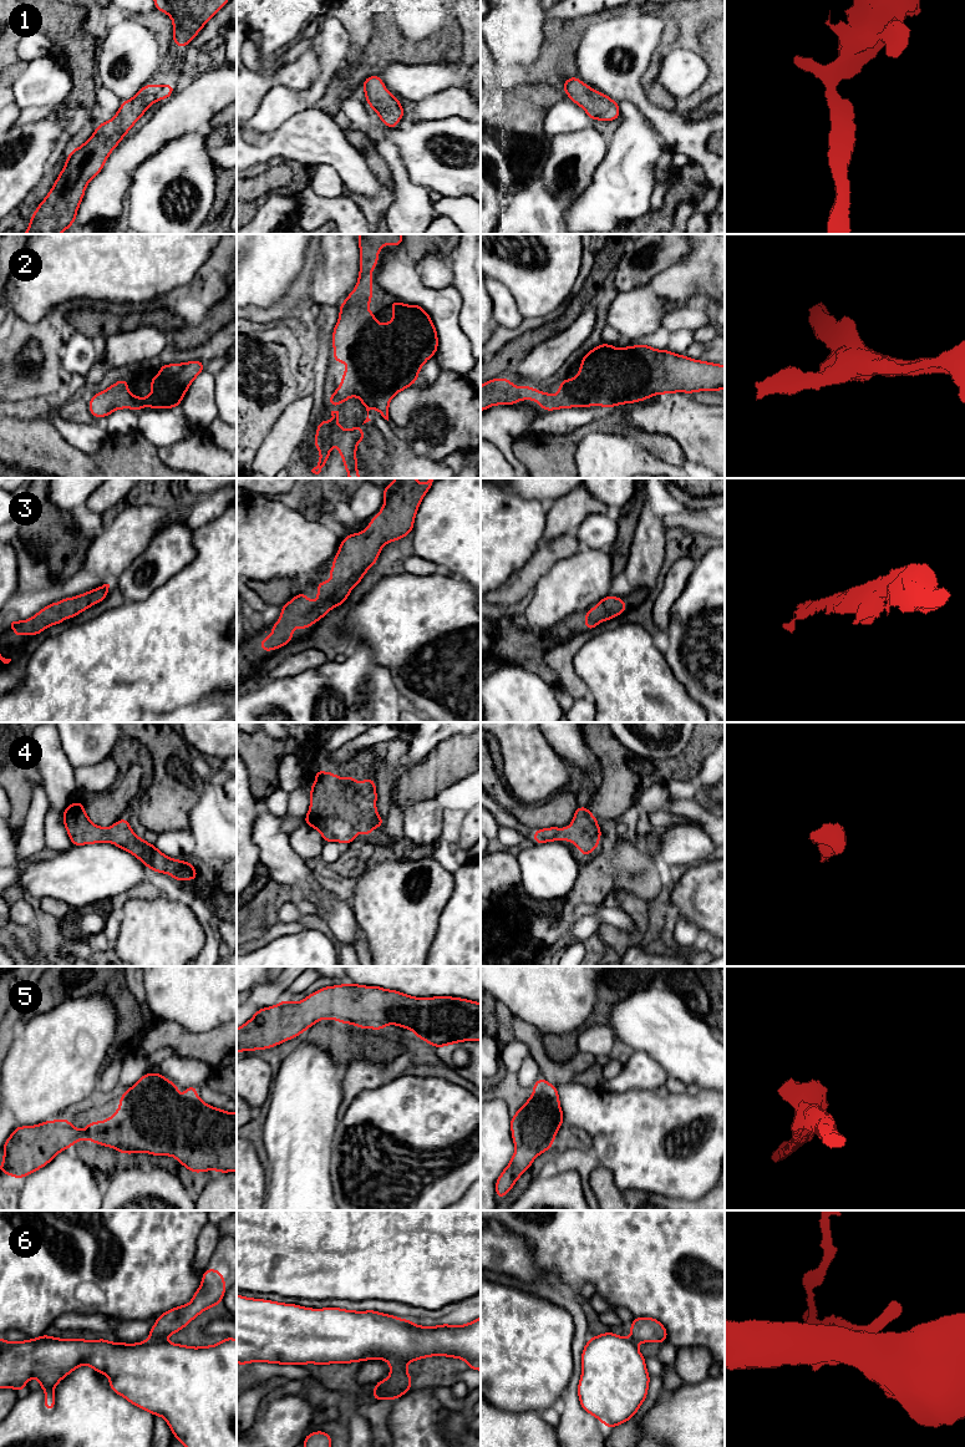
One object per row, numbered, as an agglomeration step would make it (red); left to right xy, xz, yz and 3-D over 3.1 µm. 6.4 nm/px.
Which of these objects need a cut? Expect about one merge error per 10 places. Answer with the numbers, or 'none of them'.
6

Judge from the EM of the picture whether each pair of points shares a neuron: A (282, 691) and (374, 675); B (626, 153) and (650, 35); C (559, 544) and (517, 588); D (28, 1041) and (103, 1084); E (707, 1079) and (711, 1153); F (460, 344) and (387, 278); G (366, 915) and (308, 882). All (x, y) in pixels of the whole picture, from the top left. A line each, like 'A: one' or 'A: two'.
A: one
B: two
C: one
D: two
E: two
F: one
G: two

